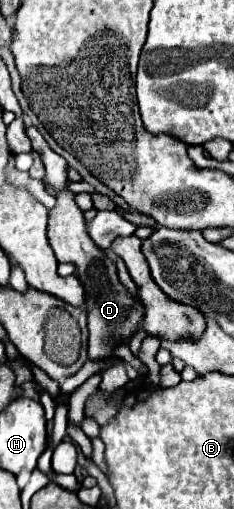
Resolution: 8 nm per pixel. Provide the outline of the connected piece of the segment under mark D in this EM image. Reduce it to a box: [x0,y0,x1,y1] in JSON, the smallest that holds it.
[27,126,143,360]

